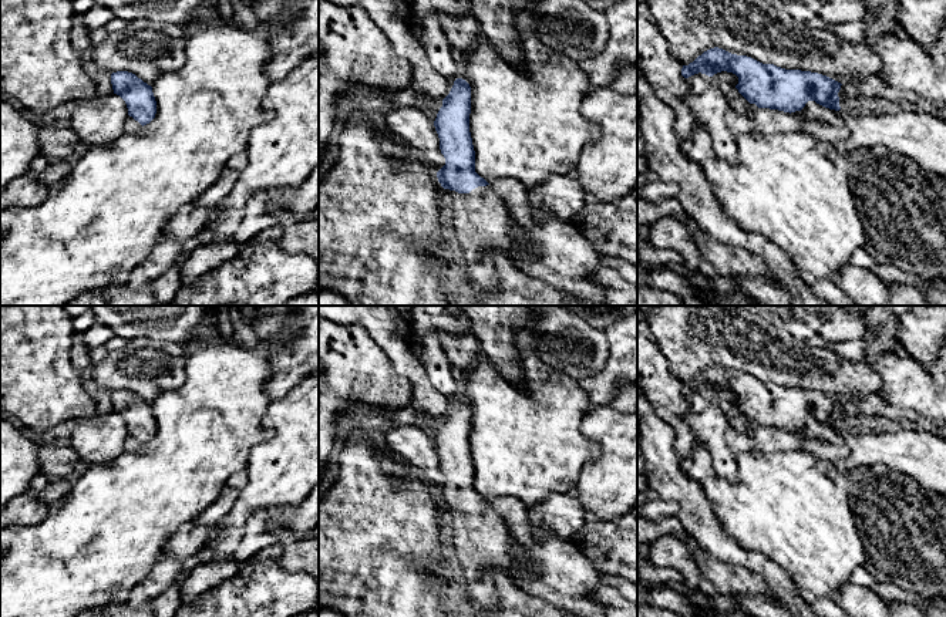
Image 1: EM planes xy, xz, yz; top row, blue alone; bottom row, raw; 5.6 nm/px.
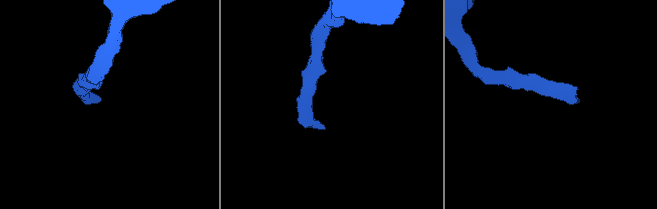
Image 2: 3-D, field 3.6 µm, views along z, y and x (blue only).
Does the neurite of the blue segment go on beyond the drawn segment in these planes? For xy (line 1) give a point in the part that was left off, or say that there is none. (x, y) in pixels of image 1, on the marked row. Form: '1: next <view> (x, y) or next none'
1: next none

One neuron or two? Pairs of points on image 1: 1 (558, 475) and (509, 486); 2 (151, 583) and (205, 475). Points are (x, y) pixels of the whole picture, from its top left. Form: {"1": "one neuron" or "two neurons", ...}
{"1": "one neuron", "2": "two neurons"}

